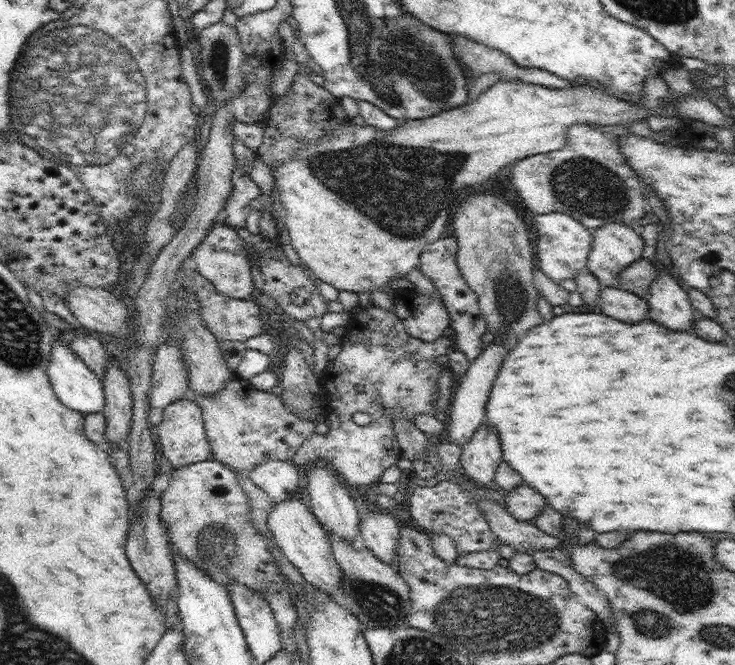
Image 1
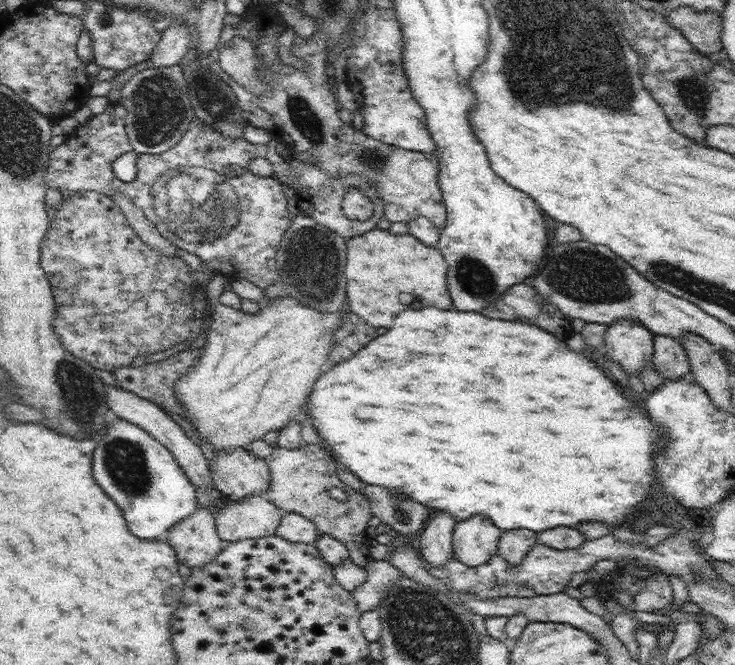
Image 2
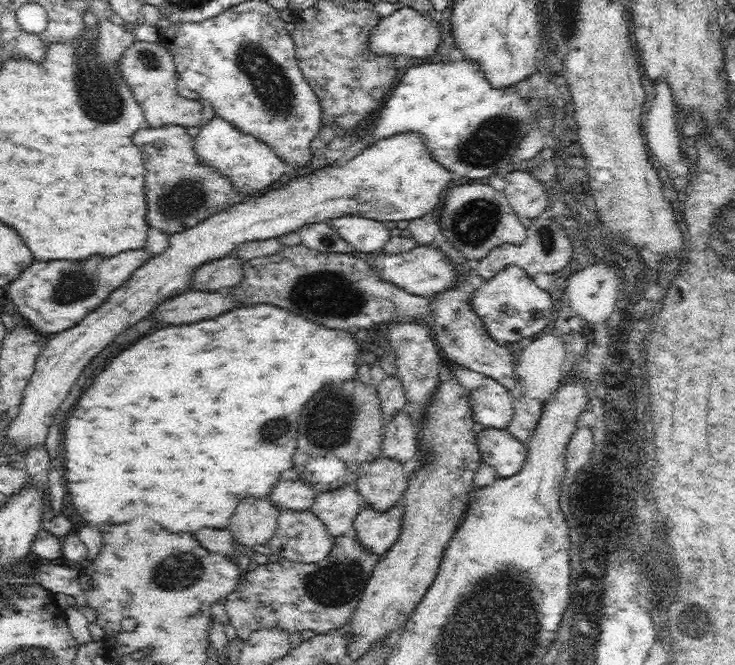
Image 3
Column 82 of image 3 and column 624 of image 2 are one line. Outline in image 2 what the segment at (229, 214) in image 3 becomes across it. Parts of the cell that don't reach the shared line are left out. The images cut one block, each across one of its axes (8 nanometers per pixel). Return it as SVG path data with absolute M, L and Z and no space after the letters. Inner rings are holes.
M623 318L607 325L602 351L628 374L639 376L640 370L653 362L653 332L633 318Z

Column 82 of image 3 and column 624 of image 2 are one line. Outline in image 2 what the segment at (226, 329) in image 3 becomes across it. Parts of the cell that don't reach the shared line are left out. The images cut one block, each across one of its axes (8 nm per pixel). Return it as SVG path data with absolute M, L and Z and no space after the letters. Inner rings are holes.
M434 306L424 310L404 310L396 320L394 328L386 334L374 338L366 348L354 354L352 360L346 360L318 378L312 396L308 396L306 410L314 416L314 426L318 434L336 450L338 462L350 468L362 482L378 484L384 488L400 488L412 500L430 506L434 510L446 510L458 522L470 518L472 514L486 514L496 526L505 531L528 529L541 533L557 526L578 526L578 522L600 520L612 526L620 524L636 506L648 500L650 488L656 482L656 466L650 458L660 446L660 434L664 429L652 424L640 408L636 408L606 374L582 352L574 352L566 342L554 338L546 330L508 320L492 320L476 312L460 310L438 310Z

